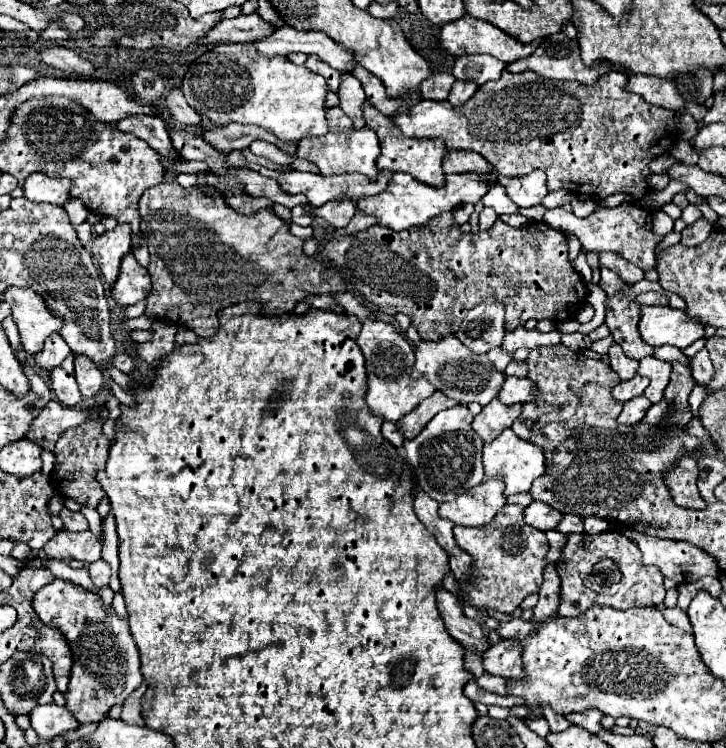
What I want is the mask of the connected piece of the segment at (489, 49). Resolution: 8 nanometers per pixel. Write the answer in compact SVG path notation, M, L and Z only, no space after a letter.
M465 14L463 18L451 22L451 24L445 24L441 28L441 36L439 36L439 44L445 52L449 52L451 56L459 58L459 56L467 56L467 54L491 54L495 56L497 60L509 64L513 60L519 60L519 58L525 58L525 56L531 56L535 52L535 48L539 46L539 42L531 42L531 44L521 44L519 40L511 38L509 34L505 34L503 30L499 30L497 26L491 26L489 22L485 20L479 20L479 18L473 18L469 14Z

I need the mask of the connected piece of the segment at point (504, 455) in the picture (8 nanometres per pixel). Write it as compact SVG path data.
M509 428L501 432L491 444L483 446L483 468L485 480L501 478L505 482L505 496L511 496L517 492L529 492L533 480L537 480L545 472L545 456L539 446L517 438Z

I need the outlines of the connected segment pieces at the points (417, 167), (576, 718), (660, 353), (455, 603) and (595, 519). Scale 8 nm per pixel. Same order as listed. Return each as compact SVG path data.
M369 102L363 110L363 116L367 120L367 126L371 130L375 130L375 134L379 136L379 146L381 146L381 156L377 160L377 168L383 172L407 172L411 174L415 180L423 182L423 184L429 184L429 186L445 186L445 174L441 170L441 164L443 164L443 158L447 154L447 146L435 138L435 140L417 140L417 138L405 138L401 134L401 130L391 122L389 116L385 114L379 114L379 110L375 110Z
M585 710L585 712L581 712L581 714L569 714L567 716L567 720L571 720L573 724L577 724L577 726L581 726L581 728L587 728L589 732L599 732L599 730L603 730L603 726L601 726L601 720L603 720L605 716L603 716L603 712L601 710Z
M659 346L659 348L655 348L653 356L659 358L659 360L667 360L667 362L675 362L675 360L685 362L689 366L689 356L685 356L683 350L673 348L673 346Z
M439 588L437 590L437 608L441 612L441 618L445 620L449 634L455 640L459 640L463 646L473 646L479 652L485 652L489 648L481 624L477 624L475 620L471 620L463 614L463 604L459 602L459 598L453 592Z
M585 516L583 522L585 522L587 534L599 534L601 530L609 530L609 522L605 518L599 518L599 516Z

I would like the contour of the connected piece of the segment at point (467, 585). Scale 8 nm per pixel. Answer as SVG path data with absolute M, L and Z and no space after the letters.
M507 504L489 524L477 528L455 526L453 534L459 548L473 558L473 566L467 572L467 578L457 582L459 592L469 606L511 614L527 594L539 592L549 544L541 530L535 530L523 522L521 506Z

